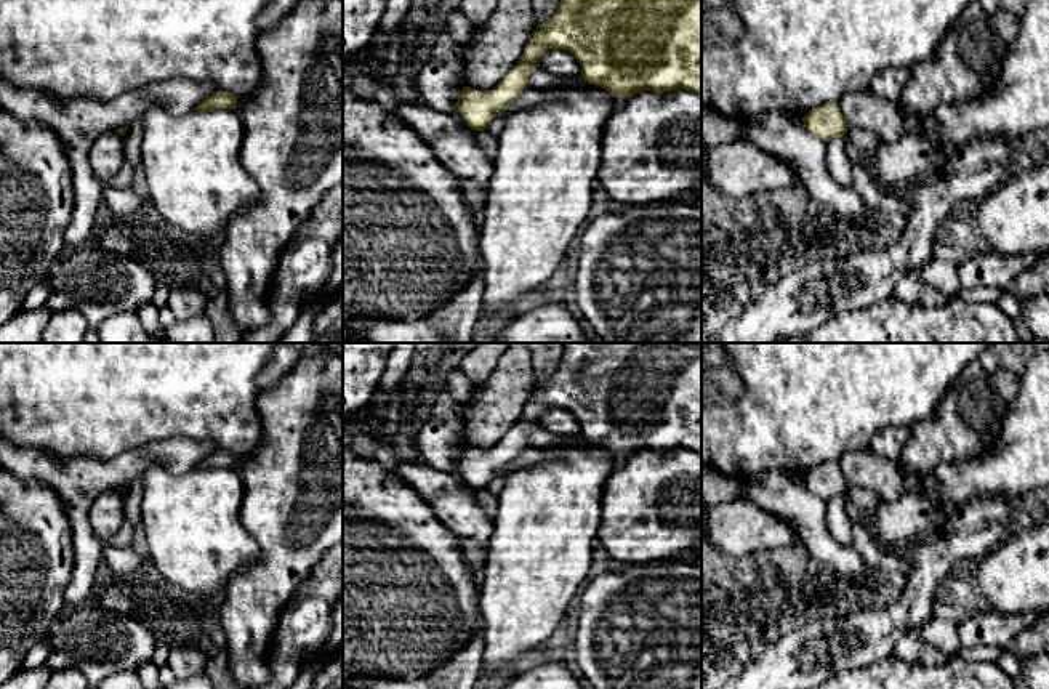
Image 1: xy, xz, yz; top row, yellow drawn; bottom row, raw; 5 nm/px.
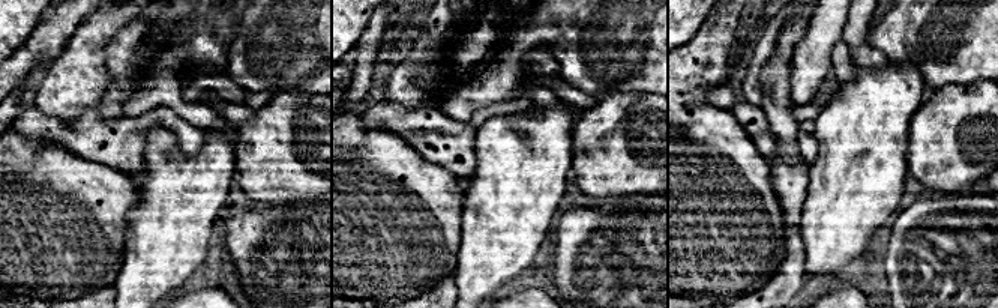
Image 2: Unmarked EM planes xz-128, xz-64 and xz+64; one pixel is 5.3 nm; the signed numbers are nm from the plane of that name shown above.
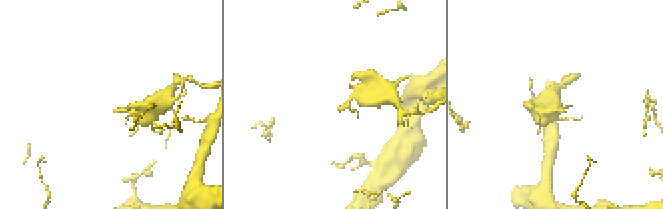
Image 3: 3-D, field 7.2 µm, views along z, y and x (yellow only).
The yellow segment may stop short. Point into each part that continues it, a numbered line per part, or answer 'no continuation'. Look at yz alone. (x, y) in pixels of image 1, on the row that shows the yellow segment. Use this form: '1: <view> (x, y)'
no continuation

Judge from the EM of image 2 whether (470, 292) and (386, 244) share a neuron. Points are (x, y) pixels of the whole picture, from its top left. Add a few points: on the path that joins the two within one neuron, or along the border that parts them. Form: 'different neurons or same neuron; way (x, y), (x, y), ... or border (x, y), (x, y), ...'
different neurons; border (462, 239), (456, 253), (456, 269), (452, 274)

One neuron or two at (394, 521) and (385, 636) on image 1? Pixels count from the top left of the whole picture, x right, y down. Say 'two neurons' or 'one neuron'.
one neuron

